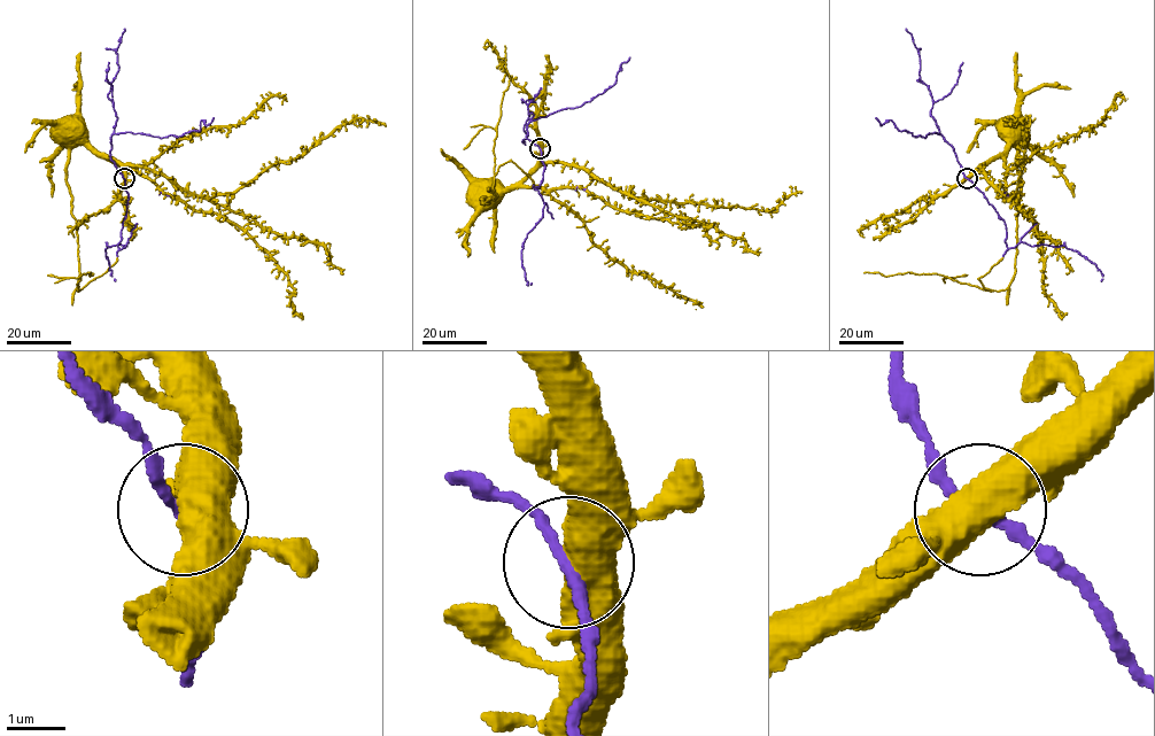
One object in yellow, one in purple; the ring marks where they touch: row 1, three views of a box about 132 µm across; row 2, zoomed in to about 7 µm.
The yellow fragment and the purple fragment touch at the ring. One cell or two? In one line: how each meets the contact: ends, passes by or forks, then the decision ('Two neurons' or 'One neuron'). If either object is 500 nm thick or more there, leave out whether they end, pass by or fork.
One neuron

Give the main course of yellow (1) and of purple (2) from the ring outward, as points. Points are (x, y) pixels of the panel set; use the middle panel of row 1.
1: (540, 149), (541, 160), (525, 176), (482, 202), (495, 196), (493, 146), (509, 79), (504, 46)
2: (540, 149), (544, 168), (542, 181), (534, 188), (544, 206), (521, 250), (525, 279), (532, 283)

